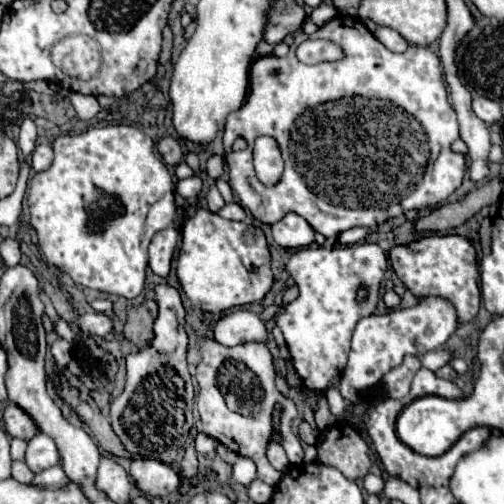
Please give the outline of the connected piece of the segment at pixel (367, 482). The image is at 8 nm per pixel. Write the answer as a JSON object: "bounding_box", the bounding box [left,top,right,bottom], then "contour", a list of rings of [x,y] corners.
{"bounding_box":[363,473,383,493],"contour":[[[369,473],[369,475],[363,477],[363,489],[365,489],[367,493],[379,493],[379,491],[383,489],[383,479]]]}

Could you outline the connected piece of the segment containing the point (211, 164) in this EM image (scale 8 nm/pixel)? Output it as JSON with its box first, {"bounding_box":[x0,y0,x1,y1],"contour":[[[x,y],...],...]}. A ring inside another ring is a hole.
{"bounding_box":[207,155,225,179],"contour":[[[211,155],[209,161],[207,161],[207,173],[209,173],[209,177],[213,177],[213,179],[221,177],[223,175],[223,165],[225,165],[225,159],[223,157]]]}

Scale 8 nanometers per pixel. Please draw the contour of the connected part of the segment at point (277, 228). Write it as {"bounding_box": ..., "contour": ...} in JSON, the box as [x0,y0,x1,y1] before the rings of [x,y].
{"bounding_box":[271,213,313,249],"contour":[[[297,213],[285,215],[281,221],[271,225],[273,239],[285,249],[301,249],[309,247],[313,243],[313,229],[305,219],[301,219]]]}

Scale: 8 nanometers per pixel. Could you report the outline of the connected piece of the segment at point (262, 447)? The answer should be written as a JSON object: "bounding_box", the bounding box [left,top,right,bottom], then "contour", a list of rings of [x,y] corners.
{"bounding_box":[195,339,283,487],"contour":[[[207,339],[203,343],[203,359],[195,377],[199,383],[197,409],[203,423],[203,433],[217,439],[233,453],[253,459],[259,469],[259,479],[275,487],[283,473],[273,469],[265,453],[273,435],[273,409],[283,401],[283,395],[275,385],[275,367],[267,345],[245,343],[237,347],[223,347]]]}

